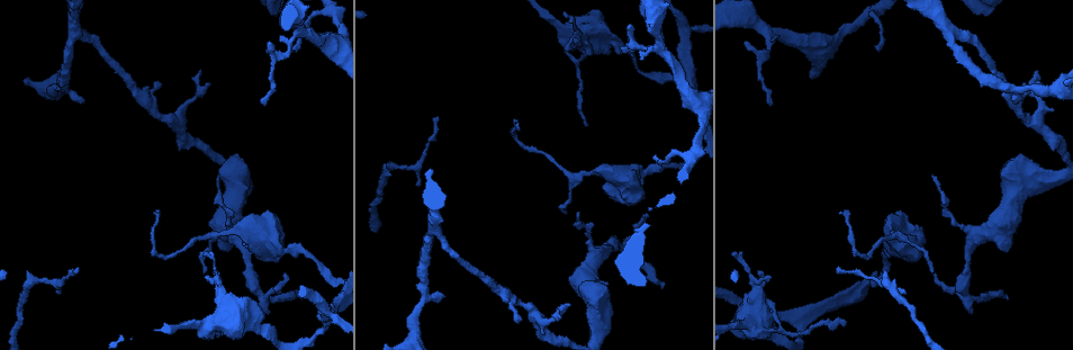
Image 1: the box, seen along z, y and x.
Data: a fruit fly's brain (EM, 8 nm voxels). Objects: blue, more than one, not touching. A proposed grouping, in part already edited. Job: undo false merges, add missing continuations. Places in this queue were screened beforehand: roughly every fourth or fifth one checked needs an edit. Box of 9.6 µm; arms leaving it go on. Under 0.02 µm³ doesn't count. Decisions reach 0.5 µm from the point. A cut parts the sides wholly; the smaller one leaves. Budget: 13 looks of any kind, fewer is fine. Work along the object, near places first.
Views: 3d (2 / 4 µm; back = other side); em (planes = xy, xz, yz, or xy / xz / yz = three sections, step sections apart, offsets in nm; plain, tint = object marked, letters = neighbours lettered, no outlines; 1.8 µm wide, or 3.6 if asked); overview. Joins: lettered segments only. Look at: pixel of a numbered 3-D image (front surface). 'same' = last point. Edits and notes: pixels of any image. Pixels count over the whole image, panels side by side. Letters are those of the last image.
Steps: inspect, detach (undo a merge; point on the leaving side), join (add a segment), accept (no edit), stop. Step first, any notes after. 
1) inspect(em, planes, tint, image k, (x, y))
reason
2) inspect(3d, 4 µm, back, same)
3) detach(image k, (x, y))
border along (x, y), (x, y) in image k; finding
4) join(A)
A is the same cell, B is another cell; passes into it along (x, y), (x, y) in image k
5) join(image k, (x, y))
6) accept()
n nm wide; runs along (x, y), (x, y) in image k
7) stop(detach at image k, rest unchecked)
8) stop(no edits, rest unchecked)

inspect(3d, 4 µm, image 1, (773, 330))
calibre changes

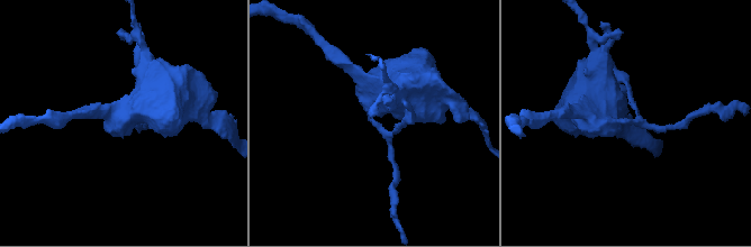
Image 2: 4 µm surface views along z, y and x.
inspect(em, 3.6 µm, planes, tint, image 2, (625, 119))

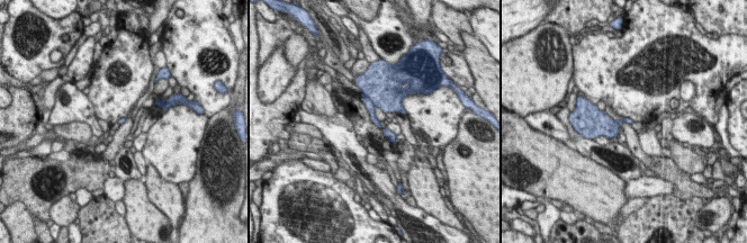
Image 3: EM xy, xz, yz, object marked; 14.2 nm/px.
inspect(em, 3.6 µm, planes, letters, same)

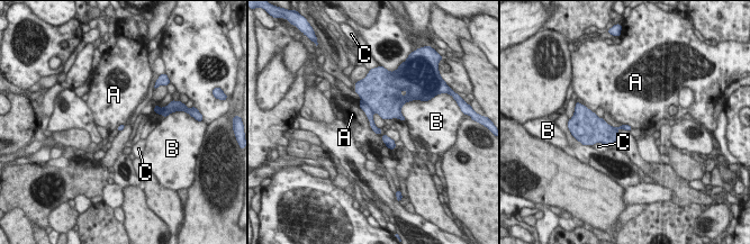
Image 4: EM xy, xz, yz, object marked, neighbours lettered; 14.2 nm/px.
detach(image 4, (366, 107))
A, B and C are other cells; the part that leaves runs along (362, 104), (372, 126), (392, 146) in image 4; a second cell is stuck on

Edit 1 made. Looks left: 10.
inspect(em, 3.6 µm, planes, letters, image 1, (443, 297))
free end

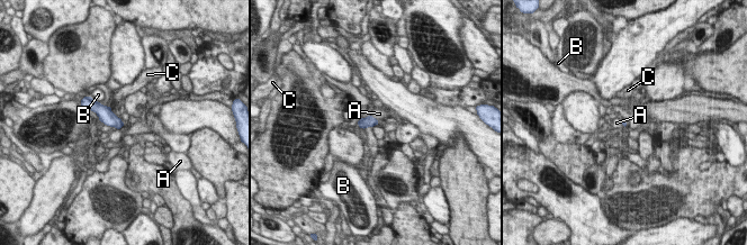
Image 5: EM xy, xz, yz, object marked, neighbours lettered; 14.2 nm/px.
join(A)
A touches over 150 nm; A is the same cell, B and C are other cells; the cell continues

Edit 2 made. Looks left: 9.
inspect(overview)
see it whole again

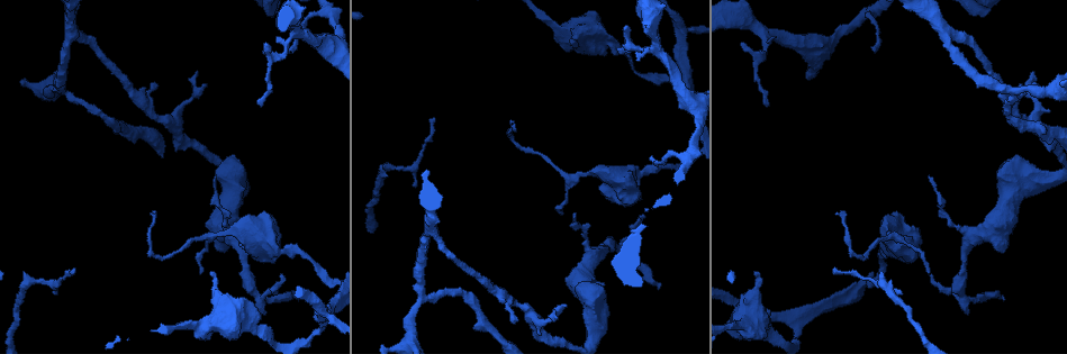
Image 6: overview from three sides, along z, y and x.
inspect(3d, 4 µm, image 6, (509, 120))
end of a long branch

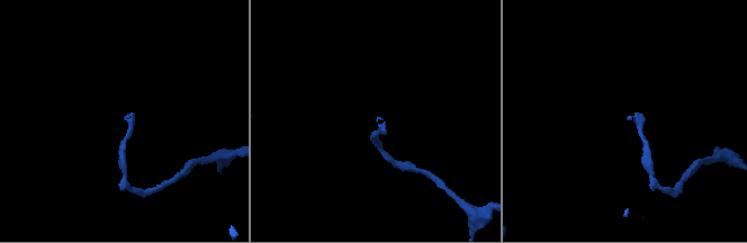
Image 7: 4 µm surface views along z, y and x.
inspect(em, 3.6 µm, xy, step 4, letters, image 7, (124, 118))
now the EM

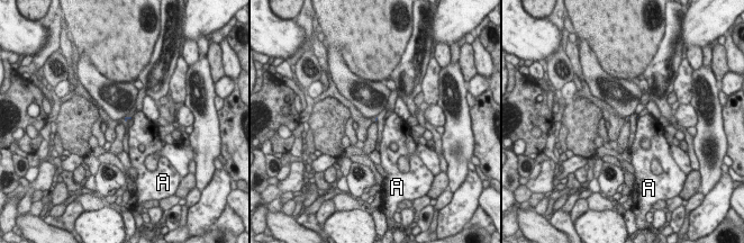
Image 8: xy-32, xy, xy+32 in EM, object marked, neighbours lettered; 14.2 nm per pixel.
inspect(em, 3.6 µm, planes, letters, same)
another direction

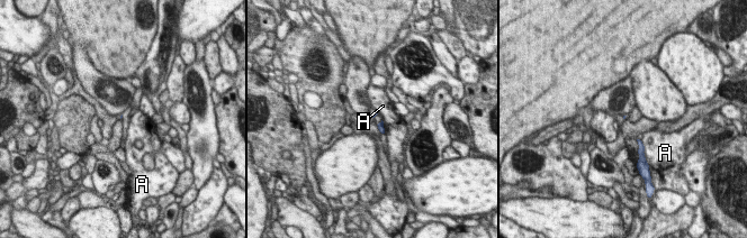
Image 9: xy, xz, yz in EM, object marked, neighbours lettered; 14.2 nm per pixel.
accept()
A is another cell; none of them fits

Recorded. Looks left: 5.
inspect(3d, 4 µm, image 6, (56, 293))

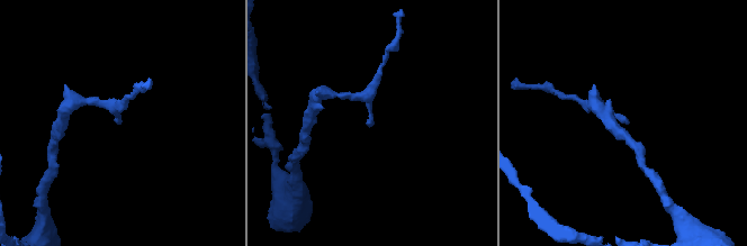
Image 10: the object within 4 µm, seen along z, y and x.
inspect(em, yz, step 4, letters, image 10, (627, 123))

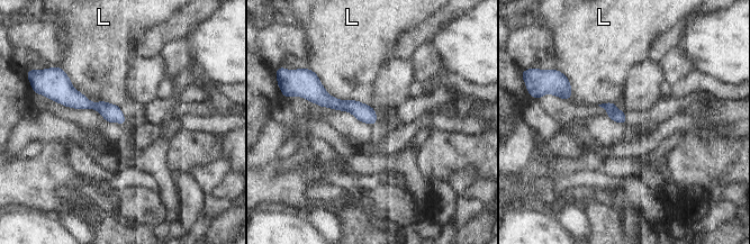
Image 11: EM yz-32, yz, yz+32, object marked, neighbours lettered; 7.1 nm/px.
inspect(em, planes, letters, same)

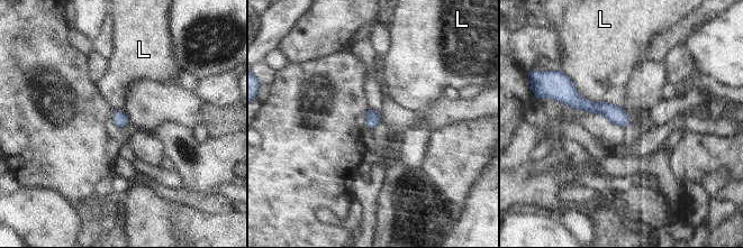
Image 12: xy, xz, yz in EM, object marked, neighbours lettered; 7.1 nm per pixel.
accept()
L is another cell; border along (564, 73), (582, 97), (624, 109) in image 12; no lettered segment goes on from it

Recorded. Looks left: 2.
inspect(em, xy, step 16, letters, image 6, (686, 155))
branch point

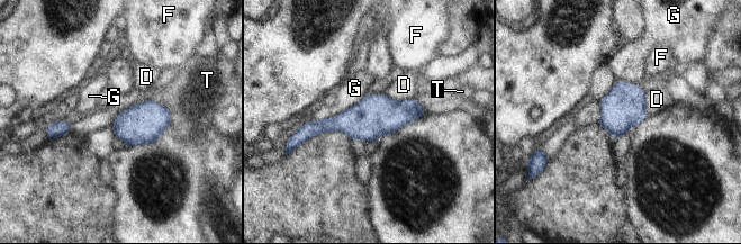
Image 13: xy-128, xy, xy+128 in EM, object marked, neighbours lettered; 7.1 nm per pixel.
accept()
220 nm wide; D, F, G and T are other cells; border along (368, 93), (339, 114), (314, 120) in image 13; one cell here

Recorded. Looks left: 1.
stop(detach at image 4, join at image 5, rest unchecked)

